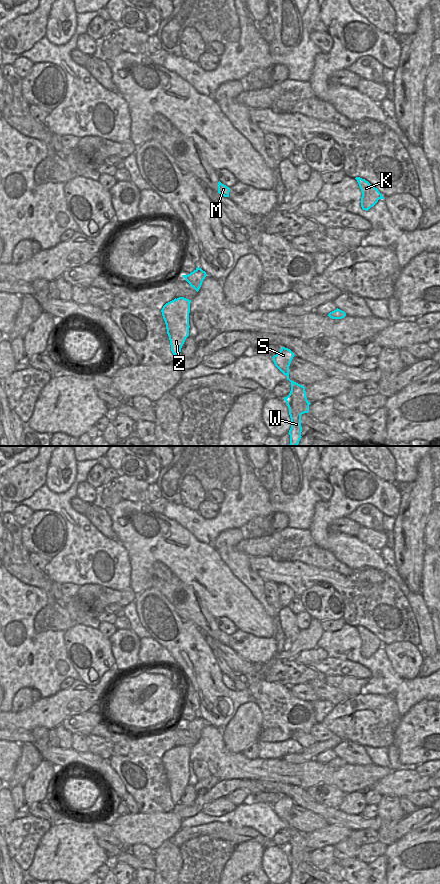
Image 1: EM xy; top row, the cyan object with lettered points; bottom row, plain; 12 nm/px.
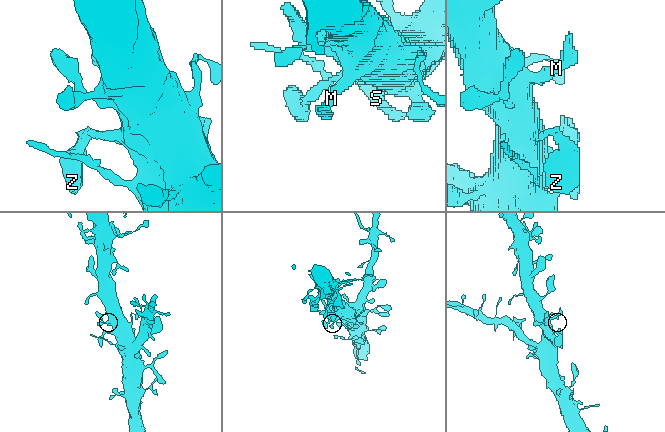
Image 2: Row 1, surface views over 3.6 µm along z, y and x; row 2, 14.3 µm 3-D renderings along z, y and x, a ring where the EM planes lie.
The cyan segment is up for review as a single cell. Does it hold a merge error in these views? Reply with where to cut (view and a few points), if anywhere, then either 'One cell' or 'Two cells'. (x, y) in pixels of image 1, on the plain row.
No split. One cell.

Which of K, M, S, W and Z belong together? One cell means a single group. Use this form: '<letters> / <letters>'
K M S W Z

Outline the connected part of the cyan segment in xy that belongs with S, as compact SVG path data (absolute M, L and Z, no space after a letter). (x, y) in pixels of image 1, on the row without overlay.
M282 795L272 806L275 814L291 830L291 839L287 845L283 846L287 851L291 866L291 876L288 882L290 884L301 884L301 863L309 860L311 851L307 848L305 835L289 827L289 814L294 804L290 797Z

